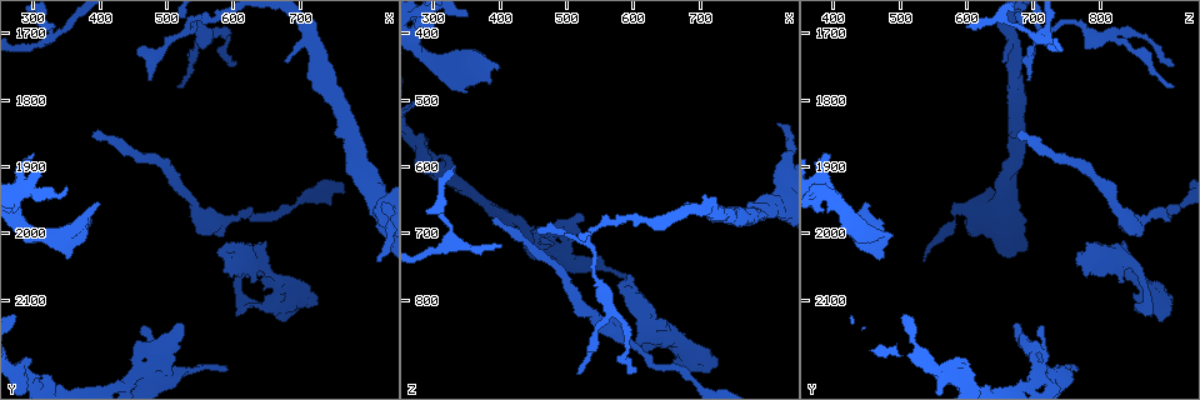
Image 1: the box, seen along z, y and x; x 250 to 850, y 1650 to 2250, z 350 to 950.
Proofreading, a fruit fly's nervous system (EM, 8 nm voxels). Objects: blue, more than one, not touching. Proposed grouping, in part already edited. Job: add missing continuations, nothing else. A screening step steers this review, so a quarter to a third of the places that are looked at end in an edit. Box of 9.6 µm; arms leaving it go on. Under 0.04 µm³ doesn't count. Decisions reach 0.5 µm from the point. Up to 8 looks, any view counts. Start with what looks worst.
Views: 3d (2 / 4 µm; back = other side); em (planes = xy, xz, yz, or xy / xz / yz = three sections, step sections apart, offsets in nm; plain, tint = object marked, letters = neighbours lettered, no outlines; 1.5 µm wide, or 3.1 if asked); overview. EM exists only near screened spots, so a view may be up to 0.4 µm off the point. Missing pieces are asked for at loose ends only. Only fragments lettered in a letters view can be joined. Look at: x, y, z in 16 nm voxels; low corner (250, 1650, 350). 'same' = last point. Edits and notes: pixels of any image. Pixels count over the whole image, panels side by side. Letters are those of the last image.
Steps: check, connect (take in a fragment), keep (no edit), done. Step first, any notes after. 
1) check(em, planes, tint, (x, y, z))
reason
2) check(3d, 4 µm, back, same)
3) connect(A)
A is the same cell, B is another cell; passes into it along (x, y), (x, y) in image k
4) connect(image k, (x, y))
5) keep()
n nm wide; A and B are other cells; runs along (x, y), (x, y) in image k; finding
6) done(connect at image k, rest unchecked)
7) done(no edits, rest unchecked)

check(em, planes, letters, (395, 1845, 680))
long arm stops here

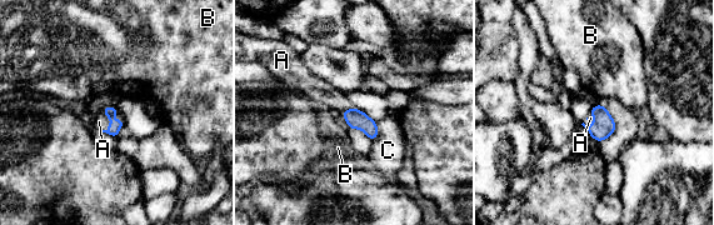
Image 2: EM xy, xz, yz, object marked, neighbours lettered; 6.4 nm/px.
connect(A)
A is the same cell, B and C are other cells; passes into it along (109, 110), (109, 120), (99, 121) in image 2; the neuron continues

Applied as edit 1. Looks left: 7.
check(em, xy, step 8, letters, (345, 2005, 485))
free end

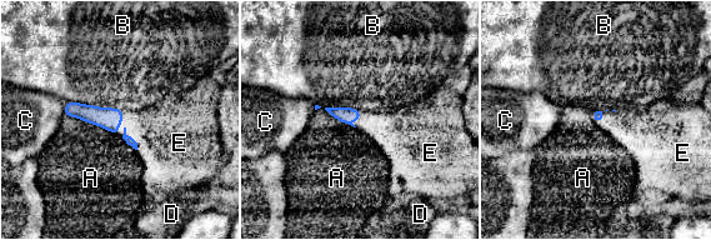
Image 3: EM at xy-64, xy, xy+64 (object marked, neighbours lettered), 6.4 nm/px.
check(em, xz, step 4, letters, same)
another direction

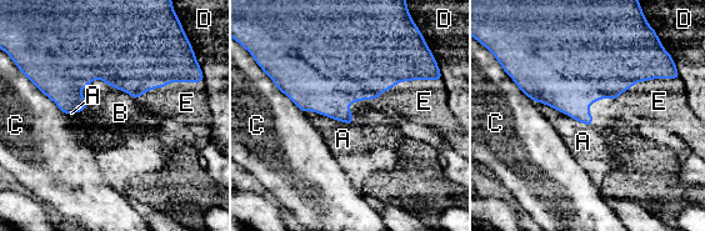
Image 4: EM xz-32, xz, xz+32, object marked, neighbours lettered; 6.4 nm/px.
connect(E)
220 nm wide; E is the same cell, A, B, C and D are other cells; the neuron continues

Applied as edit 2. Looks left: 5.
check(overview)

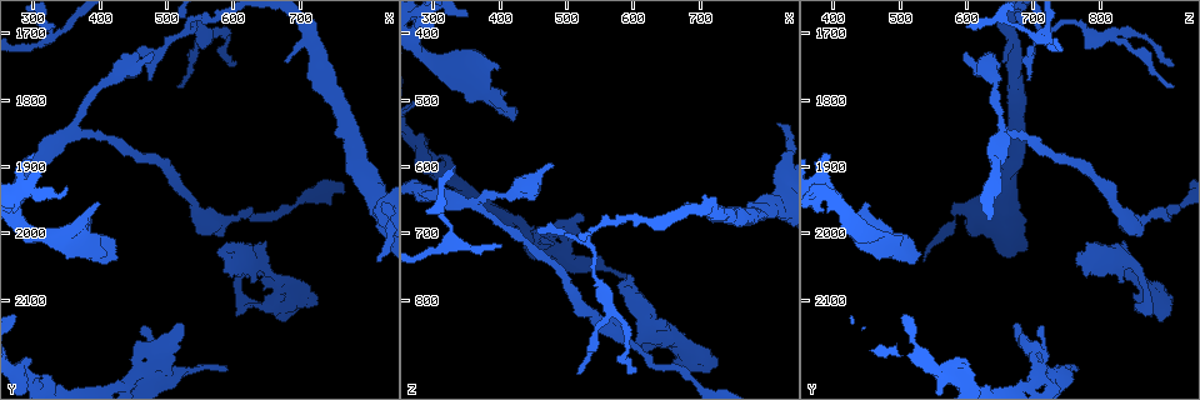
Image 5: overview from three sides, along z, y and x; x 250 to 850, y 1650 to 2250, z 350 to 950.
check(3d, 2 µm, back, (605, 1740, 910))
an open end

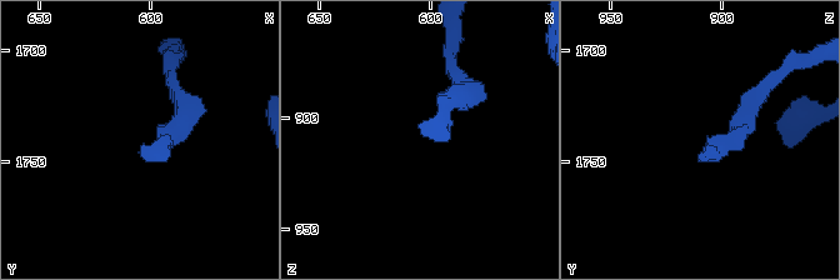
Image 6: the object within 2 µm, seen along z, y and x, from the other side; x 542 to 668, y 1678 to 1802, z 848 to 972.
check(em, xz, step 8, tint, (605, 1744, 906))
shape alone is not enough

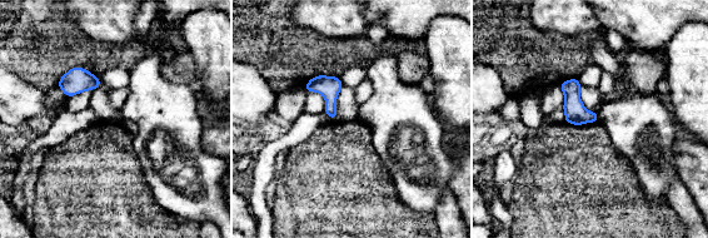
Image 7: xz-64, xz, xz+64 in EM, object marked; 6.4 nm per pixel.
check(em, planes, letters, same)
another direction

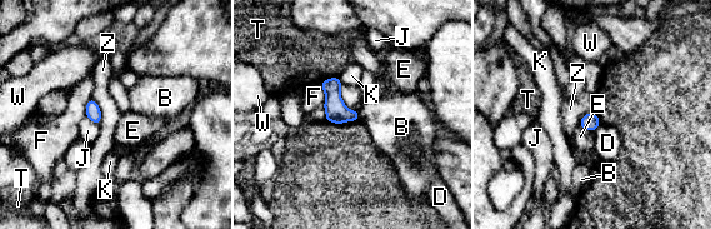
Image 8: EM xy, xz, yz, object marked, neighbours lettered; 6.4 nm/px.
keep()
B, D, E, F, J, K, T, W and Z are other cells; border along (357, 110), (359, 119) in image 8; none of them fits

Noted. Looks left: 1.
done(connect at image 2, connect at image 4, rest unchecked)

